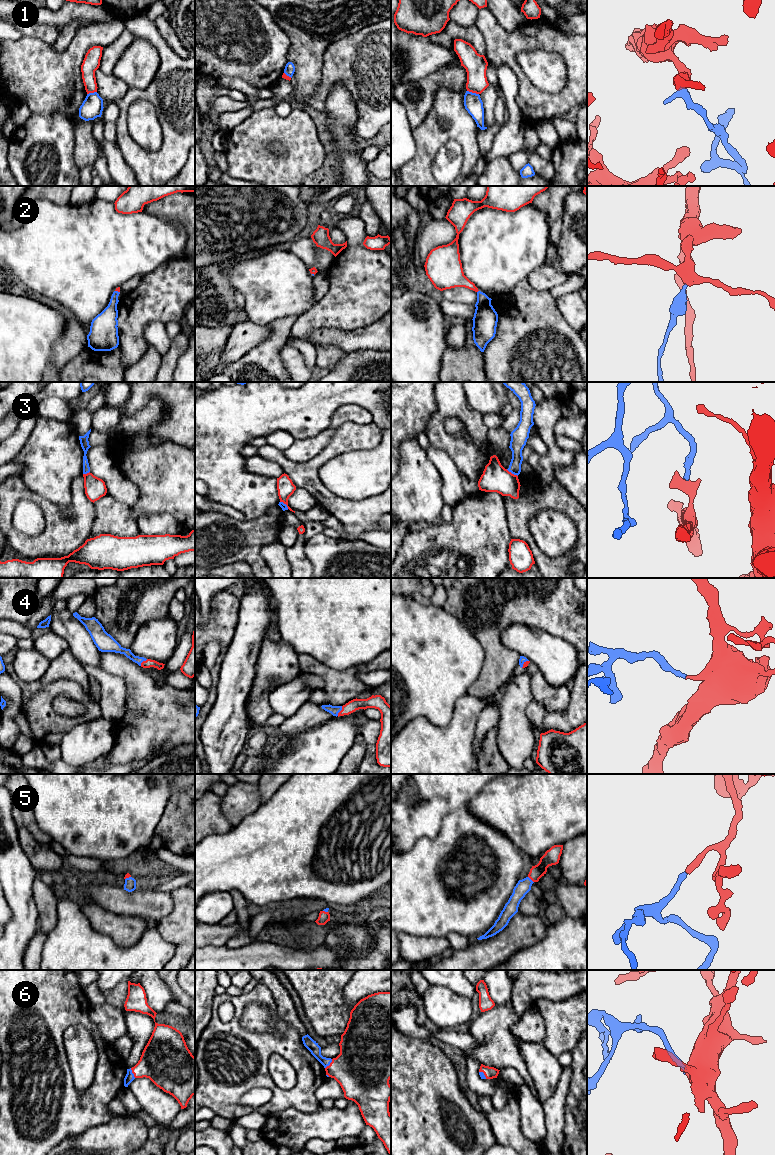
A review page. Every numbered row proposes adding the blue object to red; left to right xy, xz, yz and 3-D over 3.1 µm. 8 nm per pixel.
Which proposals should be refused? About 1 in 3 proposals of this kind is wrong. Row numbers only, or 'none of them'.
1, 3

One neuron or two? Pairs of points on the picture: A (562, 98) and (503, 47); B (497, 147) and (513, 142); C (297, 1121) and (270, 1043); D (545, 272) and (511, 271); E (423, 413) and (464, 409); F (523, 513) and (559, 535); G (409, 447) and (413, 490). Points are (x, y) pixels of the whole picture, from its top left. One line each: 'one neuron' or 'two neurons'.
A: one neuron
B: one neuron
C: two neurons
D: two neurons
E: two neurons
F: two neurons
G: one neuron

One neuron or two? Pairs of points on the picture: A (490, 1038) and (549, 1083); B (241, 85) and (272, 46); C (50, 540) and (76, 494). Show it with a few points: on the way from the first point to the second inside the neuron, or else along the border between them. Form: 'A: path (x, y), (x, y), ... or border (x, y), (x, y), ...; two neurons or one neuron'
A: border (519, 1054), (526, 1064), (536, 1088); two neurons
B: border (221, 76), (239, 77), (259, 88); two neurons
C: path (63, 533), (77, 519), (77, 507); one neuron

